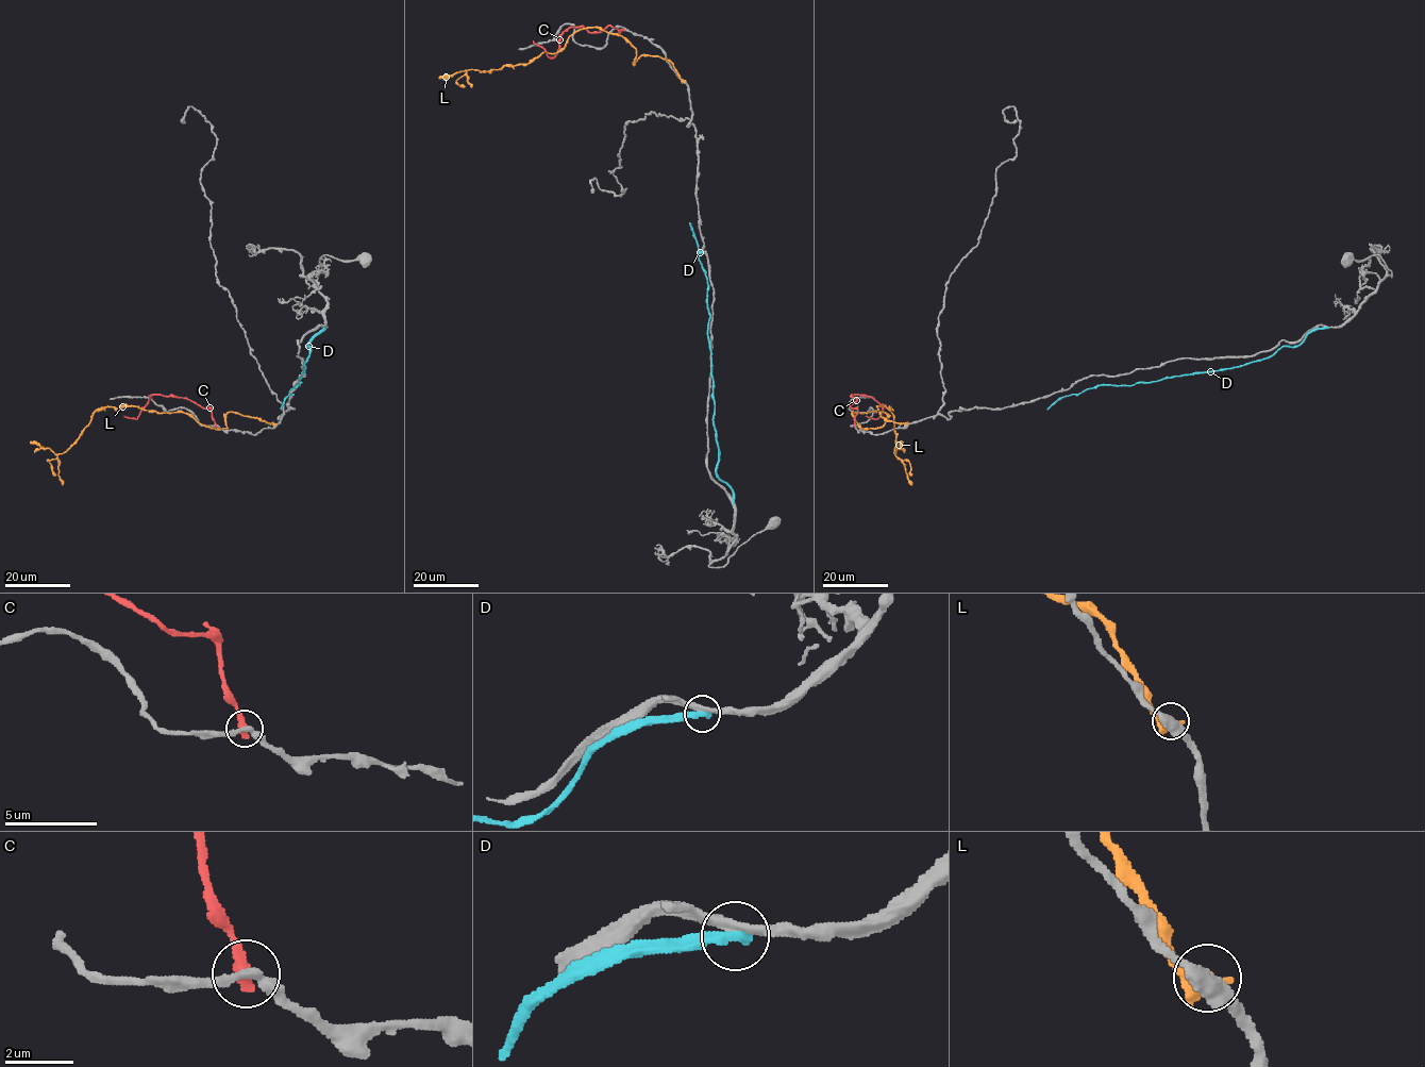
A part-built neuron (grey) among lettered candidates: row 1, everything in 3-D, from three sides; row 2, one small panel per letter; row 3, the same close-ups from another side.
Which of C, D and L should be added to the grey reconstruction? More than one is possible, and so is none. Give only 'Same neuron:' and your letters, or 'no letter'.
Same neuron: no letter

